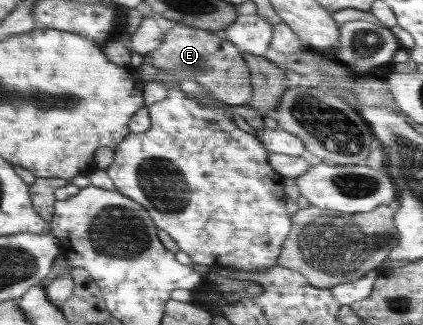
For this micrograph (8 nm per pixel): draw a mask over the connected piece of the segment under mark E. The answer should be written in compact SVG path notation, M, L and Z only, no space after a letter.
M176 22L157 48L147 49L143 58L151 65L181 80L197 81L205 91L228 105L246 105L251 101L250 73L242 53L228 41L210 31Z

